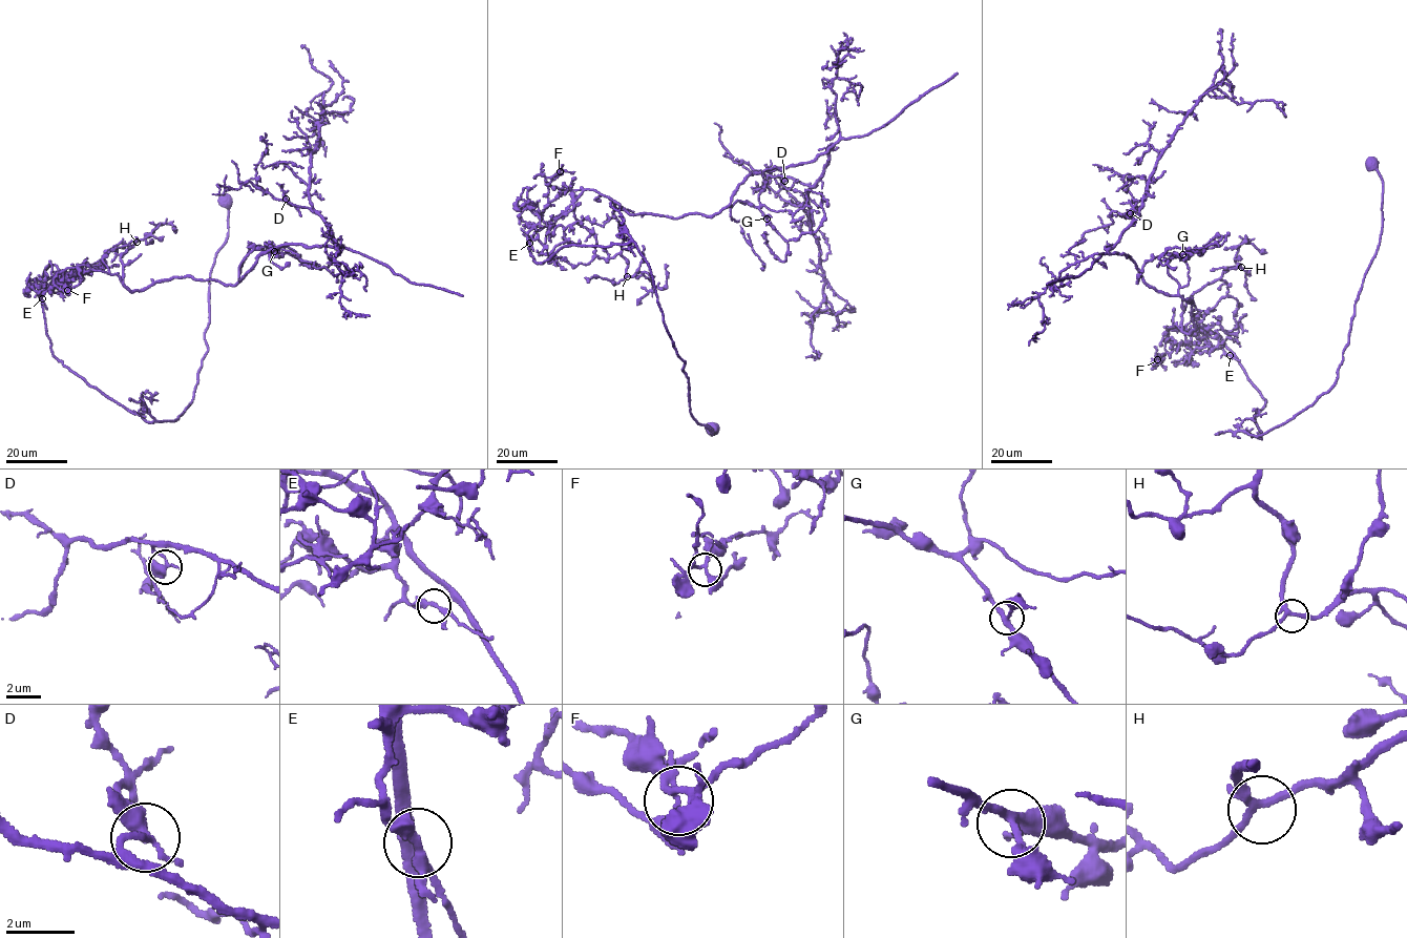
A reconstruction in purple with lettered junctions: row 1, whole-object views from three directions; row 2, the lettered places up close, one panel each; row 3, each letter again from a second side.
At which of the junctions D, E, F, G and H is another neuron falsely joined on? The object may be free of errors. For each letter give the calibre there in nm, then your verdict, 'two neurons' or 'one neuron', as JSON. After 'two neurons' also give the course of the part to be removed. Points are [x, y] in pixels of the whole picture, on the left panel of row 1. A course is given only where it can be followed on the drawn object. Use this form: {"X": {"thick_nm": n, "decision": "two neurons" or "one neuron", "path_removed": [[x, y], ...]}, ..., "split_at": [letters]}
{"D": {"thick_nm": 280, "decision": "one neuron"}, "E": {"thick_nm": 240, "decision": "one neuron"}, "F": {"thick_nm": 240, "decision": "two neurons", "path_removed": [[67, 291], [49, 262], [40, 287], [51, 353], [146, 421], [177, 419], [208, 351], [224, 194]]}, "G": {"thick_nm": 240, "decision": "one neuron"}, "H": {"thick_nm": 240, "decision": "one neuron"}, "split_at": ["F"]}

